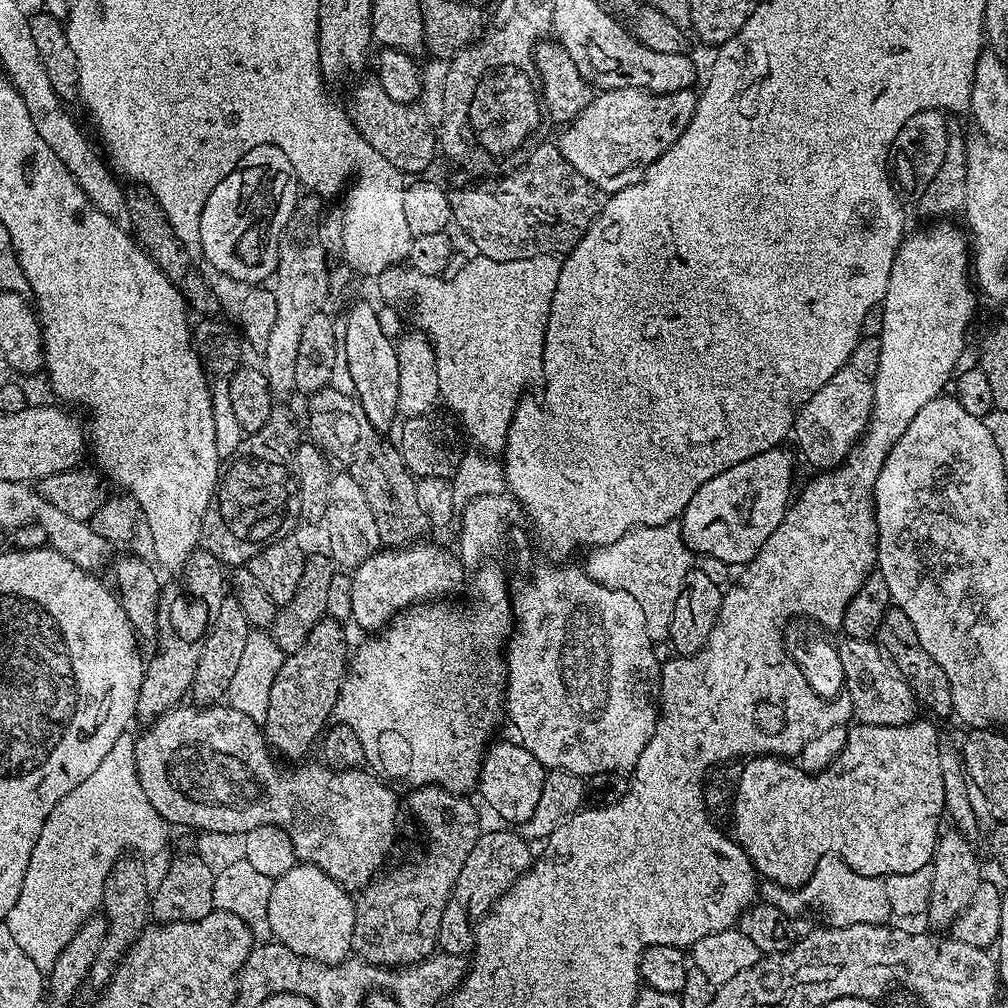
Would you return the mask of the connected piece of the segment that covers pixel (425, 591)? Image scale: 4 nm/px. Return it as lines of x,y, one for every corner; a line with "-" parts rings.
413,542
407,546
388,546
376,552
366,562
362,562
351,573
350,602
352,603
352,620
360,628
376,628
380,630
397,612
419,605
429,598
440,598
443,592
459,586
464,580
465,565
455,551
447,552
436,544

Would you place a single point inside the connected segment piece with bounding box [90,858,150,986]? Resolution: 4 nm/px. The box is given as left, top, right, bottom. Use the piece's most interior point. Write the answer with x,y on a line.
126,905

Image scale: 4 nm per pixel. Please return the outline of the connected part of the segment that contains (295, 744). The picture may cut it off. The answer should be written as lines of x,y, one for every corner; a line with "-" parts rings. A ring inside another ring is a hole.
320,620
300,649
285,655
278,675
274,677
274,686
270,686
270,707
262,722
264,739
277,757
285,756
288,762
303,761
307,757
304,755
321,739
340,696
340,685
350,668
350,648
348,652
344,628
341,621

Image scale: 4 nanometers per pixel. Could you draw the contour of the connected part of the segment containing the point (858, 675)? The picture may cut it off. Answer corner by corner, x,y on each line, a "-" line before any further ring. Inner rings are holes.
843,637
837,643
840,660
845,674
845,691
851,698
853,717
862,724
898,726
911,724
920,710
915,694
909,684
900,677
892,660
872,640

